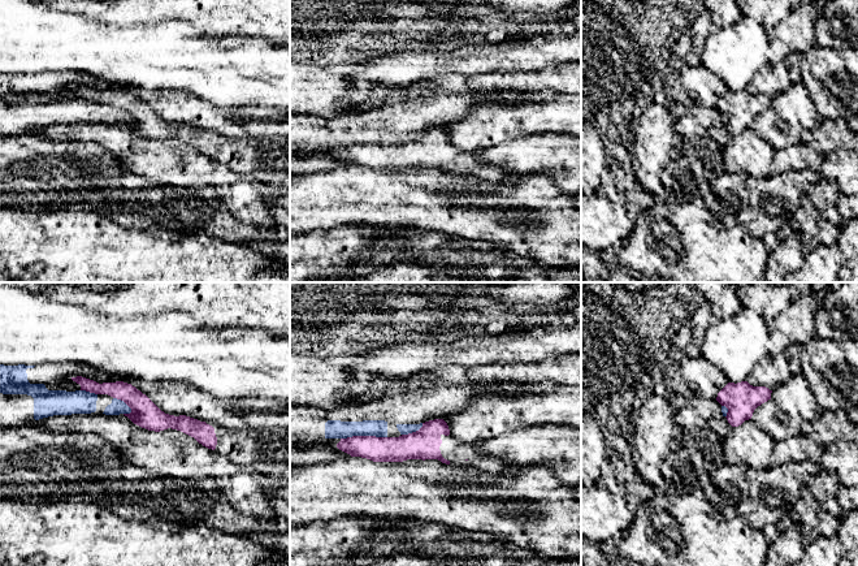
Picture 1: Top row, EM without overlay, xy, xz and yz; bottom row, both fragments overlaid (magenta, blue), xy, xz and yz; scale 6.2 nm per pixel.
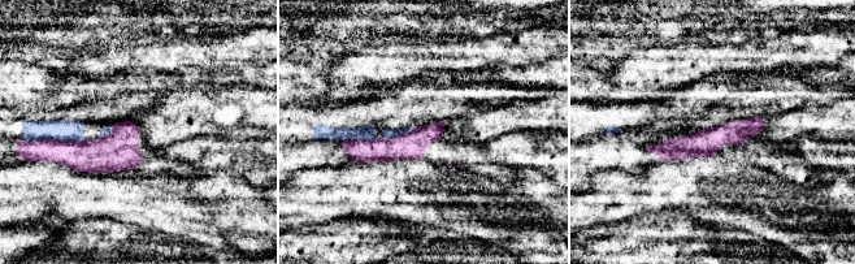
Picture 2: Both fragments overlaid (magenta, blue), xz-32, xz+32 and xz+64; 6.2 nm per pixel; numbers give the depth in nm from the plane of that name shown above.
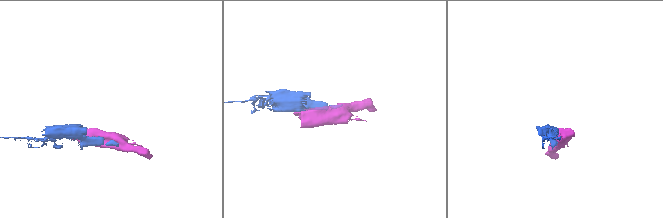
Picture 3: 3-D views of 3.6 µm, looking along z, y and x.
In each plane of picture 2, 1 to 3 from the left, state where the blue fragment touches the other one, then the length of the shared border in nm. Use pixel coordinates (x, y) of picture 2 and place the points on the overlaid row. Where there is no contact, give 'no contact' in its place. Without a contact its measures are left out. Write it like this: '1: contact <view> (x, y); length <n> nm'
1: contact xz-32 (52, 139); length 400 nm
2: contact xz+32 (399, 135); length 220 nm
3: no contact

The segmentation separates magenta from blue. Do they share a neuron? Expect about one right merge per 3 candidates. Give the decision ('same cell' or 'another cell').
another cell

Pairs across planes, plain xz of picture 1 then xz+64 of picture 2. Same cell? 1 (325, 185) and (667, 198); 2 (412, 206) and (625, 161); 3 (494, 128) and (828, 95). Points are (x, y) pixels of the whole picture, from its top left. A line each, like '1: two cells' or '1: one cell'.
1: one cell
2: two cells
3: two cells

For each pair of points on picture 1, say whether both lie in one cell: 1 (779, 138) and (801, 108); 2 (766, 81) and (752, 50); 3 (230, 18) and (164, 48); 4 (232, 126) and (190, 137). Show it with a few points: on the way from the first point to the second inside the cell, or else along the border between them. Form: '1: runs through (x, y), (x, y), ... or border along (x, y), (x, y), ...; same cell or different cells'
1: runs through (788, 137), (791, 135), (792, 117); same cell
2: border along (767, 63), (757, 72), (745, 89); different cells
3: border along (185, 18), (245, 33); different cells
4: border along (178, 124), (189, 124), (213, 135), (238, 138); different cells

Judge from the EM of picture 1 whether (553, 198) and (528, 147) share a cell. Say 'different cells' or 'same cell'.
different cells

